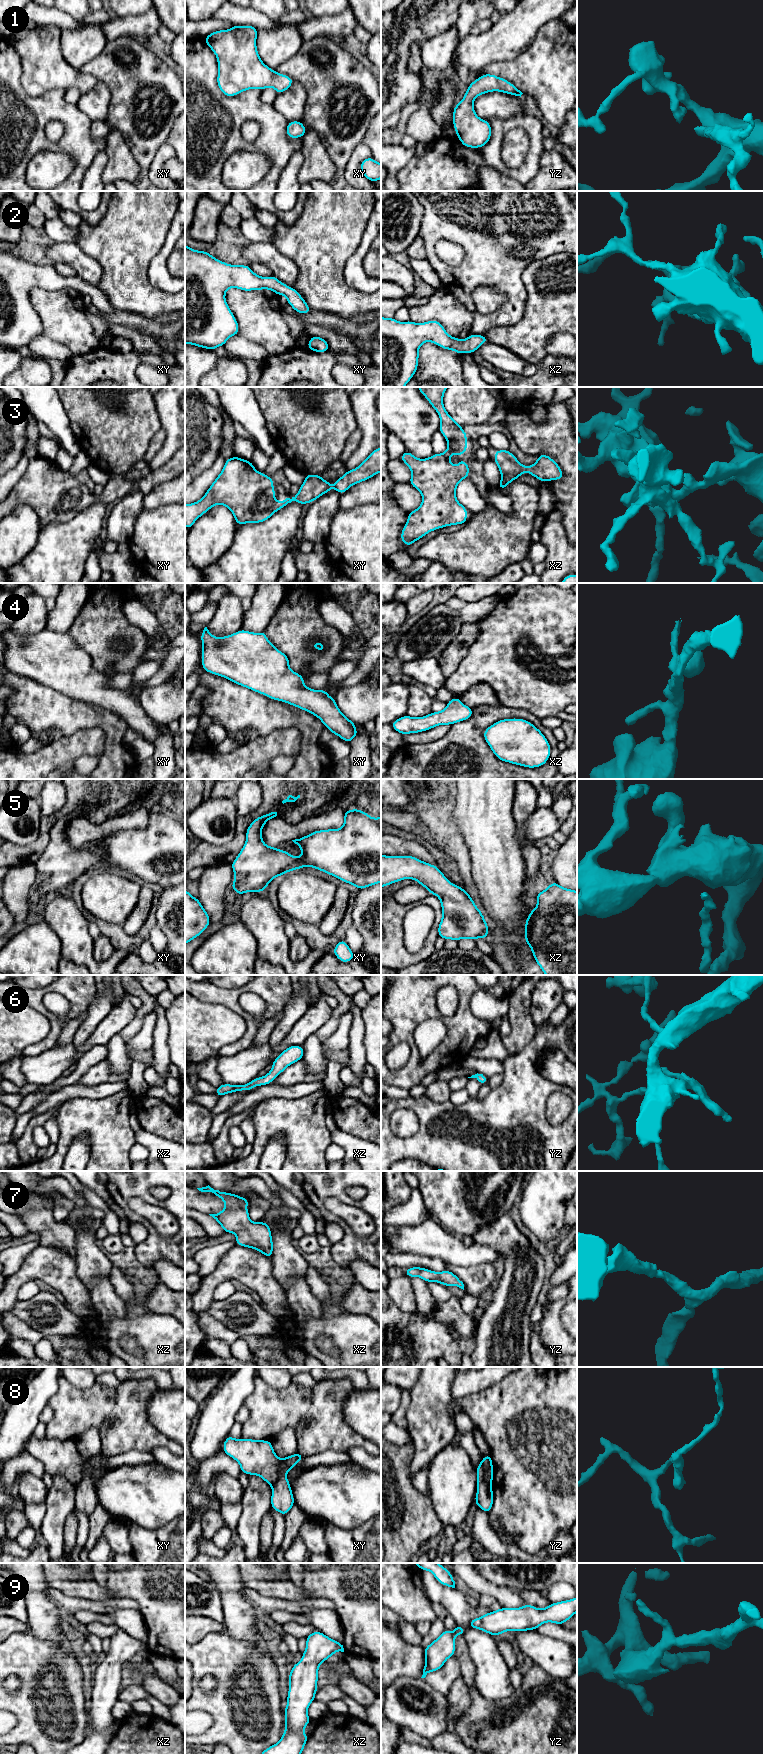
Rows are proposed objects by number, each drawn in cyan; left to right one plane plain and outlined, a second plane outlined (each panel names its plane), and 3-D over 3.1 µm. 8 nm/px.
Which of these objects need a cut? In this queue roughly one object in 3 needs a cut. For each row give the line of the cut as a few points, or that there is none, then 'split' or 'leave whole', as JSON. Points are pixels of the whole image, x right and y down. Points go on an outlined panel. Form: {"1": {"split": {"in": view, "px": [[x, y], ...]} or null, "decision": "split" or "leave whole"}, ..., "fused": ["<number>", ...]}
{"1": {"split": null, "decision": "leave whole"}, "2": {"split": null, "decision": "leave whole"}, "3": {"split": null, "decision": "leave whole"}, "4": {"split": null, "decision": "leave whole"}, "5": {"split": null, "decision": "leave whole"}, "6": {"split": null, "decision": "leave whole"}, "7": {"split": null, "decision": "leave whole"}, "8": {"split": {"in": "xy", "px": [[281, 1459], [278, 1465], [277, 1480], [272, 1486]]}, "decision": "split"}, "9": {"split": null, "decision": "leave whole"}, "fused": ["8"]}

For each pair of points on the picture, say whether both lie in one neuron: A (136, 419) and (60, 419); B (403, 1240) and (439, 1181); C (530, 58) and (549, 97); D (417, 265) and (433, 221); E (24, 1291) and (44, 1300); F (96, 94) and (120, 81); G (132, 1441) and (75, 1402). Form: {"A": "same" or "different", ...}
{"A": "different", "B": "different", "C": "same", "D": "different", "E": "different", "F": "different", "G": "same"}

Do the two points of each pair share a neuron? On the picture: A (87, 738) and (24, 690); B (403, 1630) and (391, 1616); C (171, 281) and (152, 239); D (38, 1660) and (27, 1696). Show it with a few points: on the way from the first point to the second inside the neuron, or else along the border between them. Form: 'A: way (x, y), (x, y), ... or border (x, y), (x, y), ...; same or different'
A: border (100, 727), (86, 727), (55, 740); different
B: way (402, 1626), (395, 1619); same
C: border (167, 231), (165, 242), (150, 262), (147, 274); different
D: way (38, 1669), (34, 1677), (33, 1687); same

